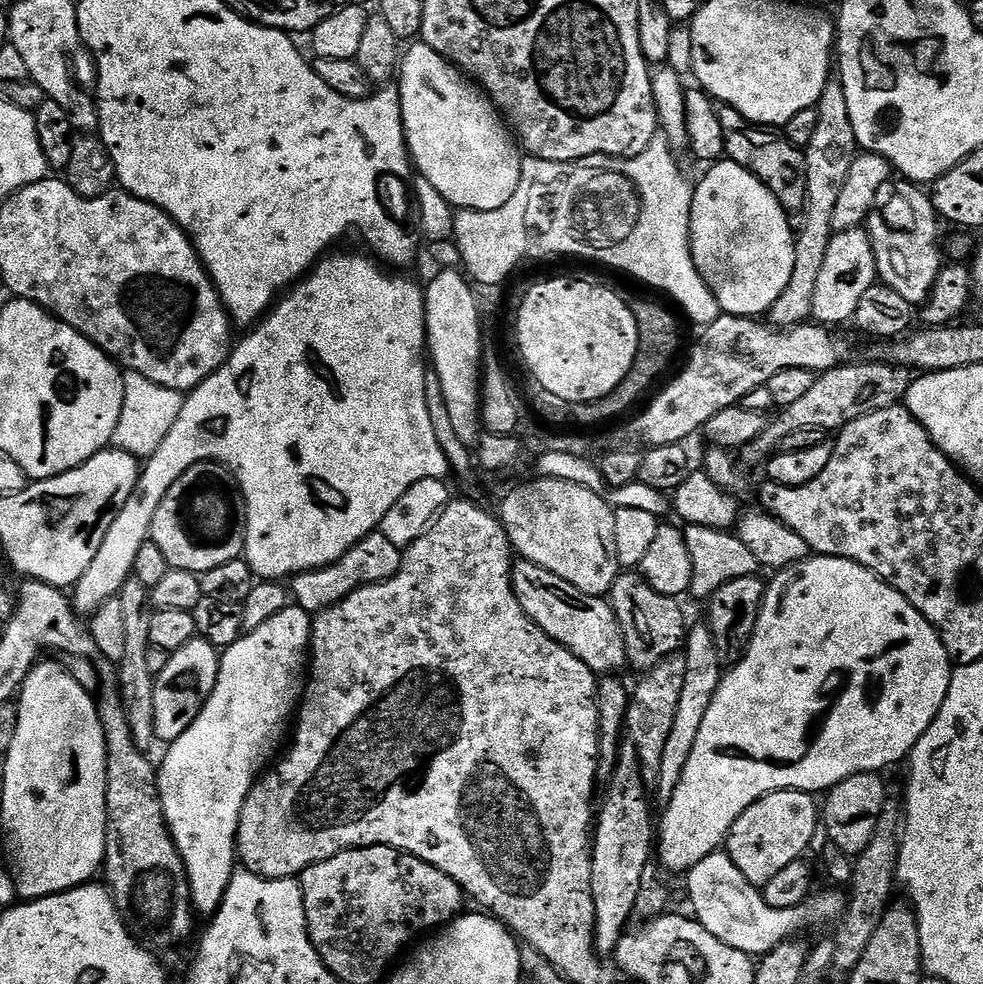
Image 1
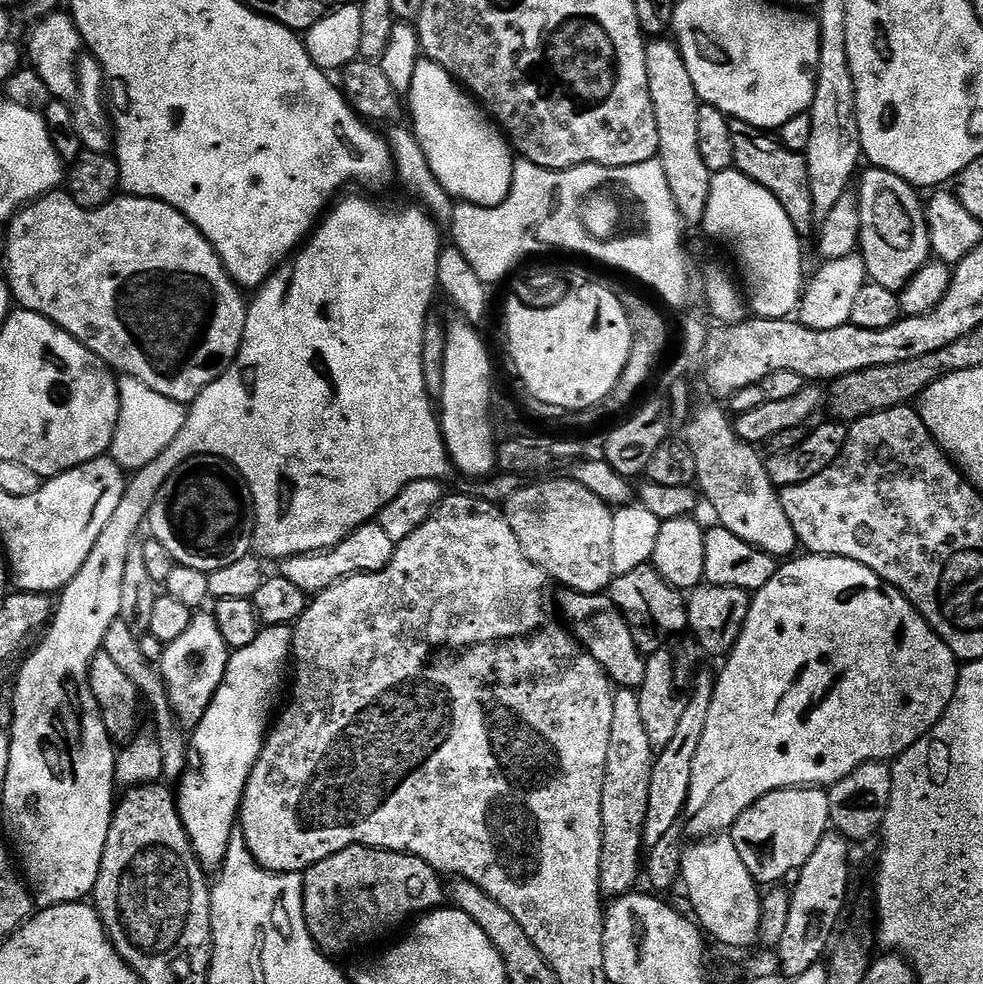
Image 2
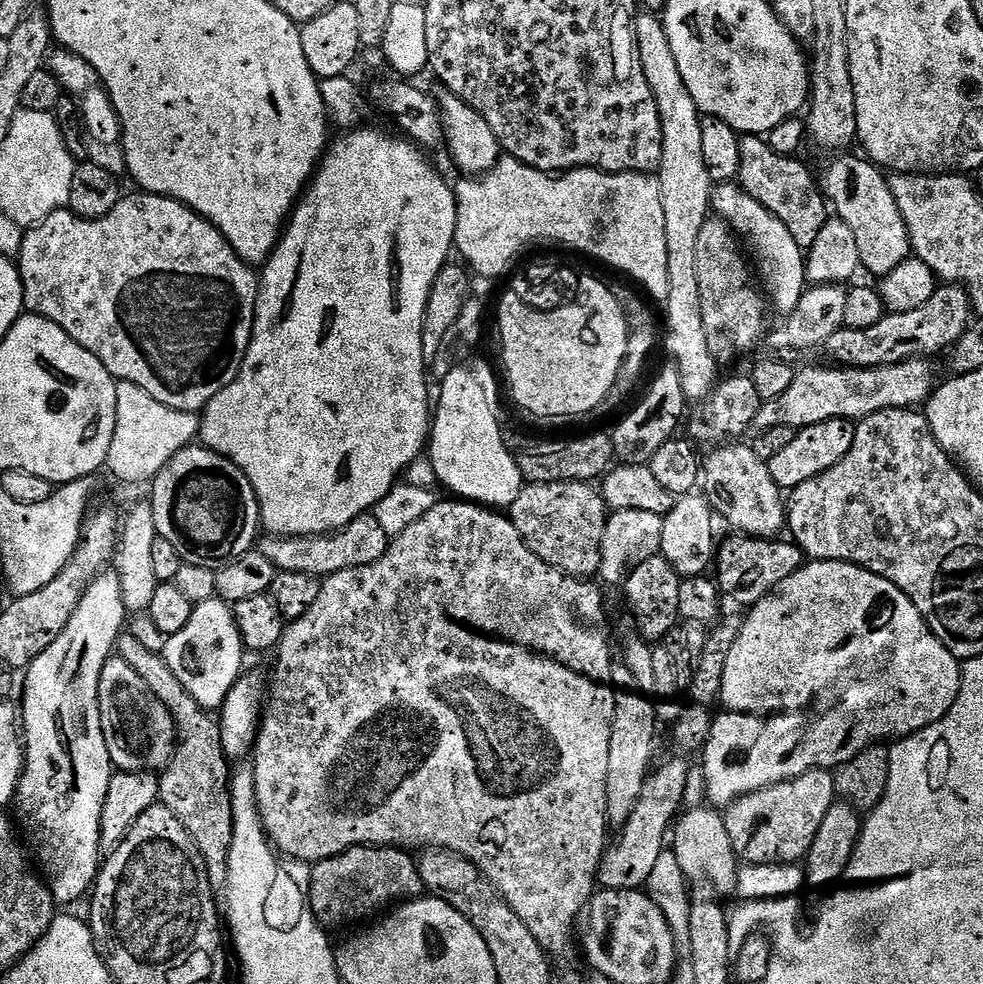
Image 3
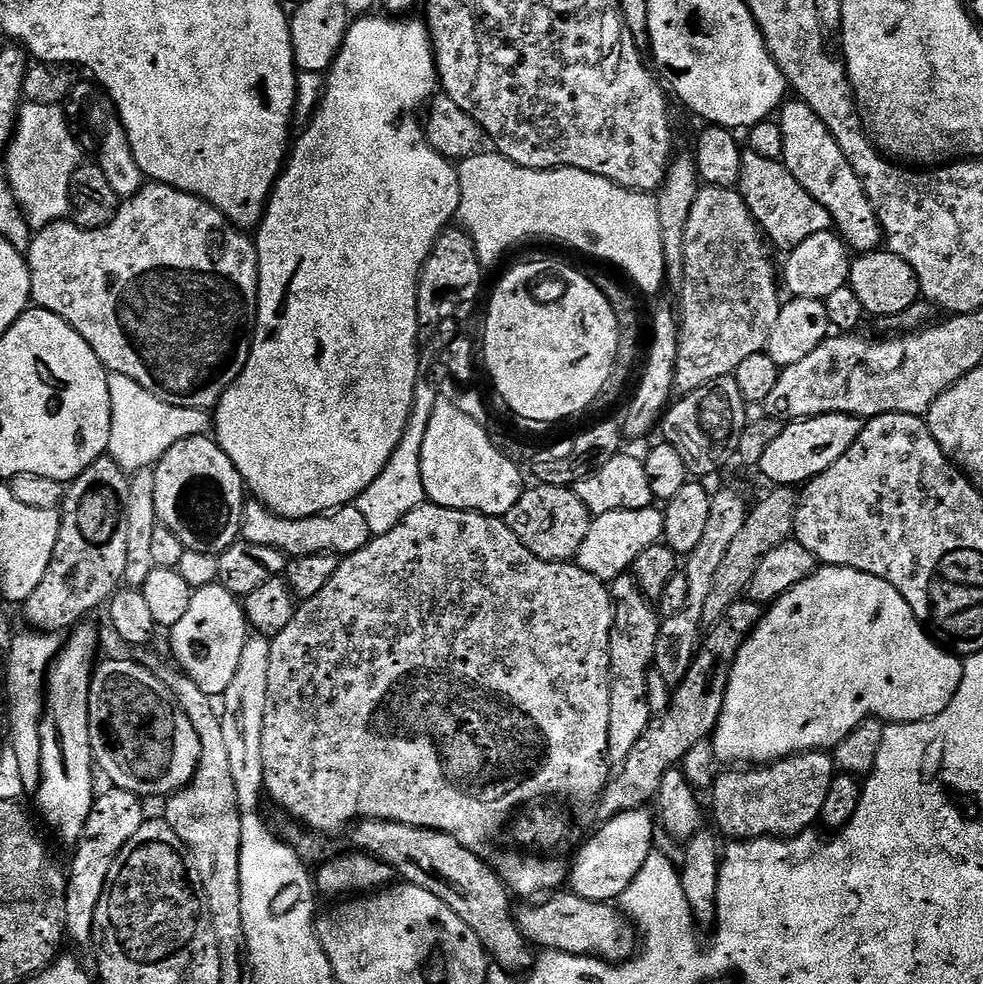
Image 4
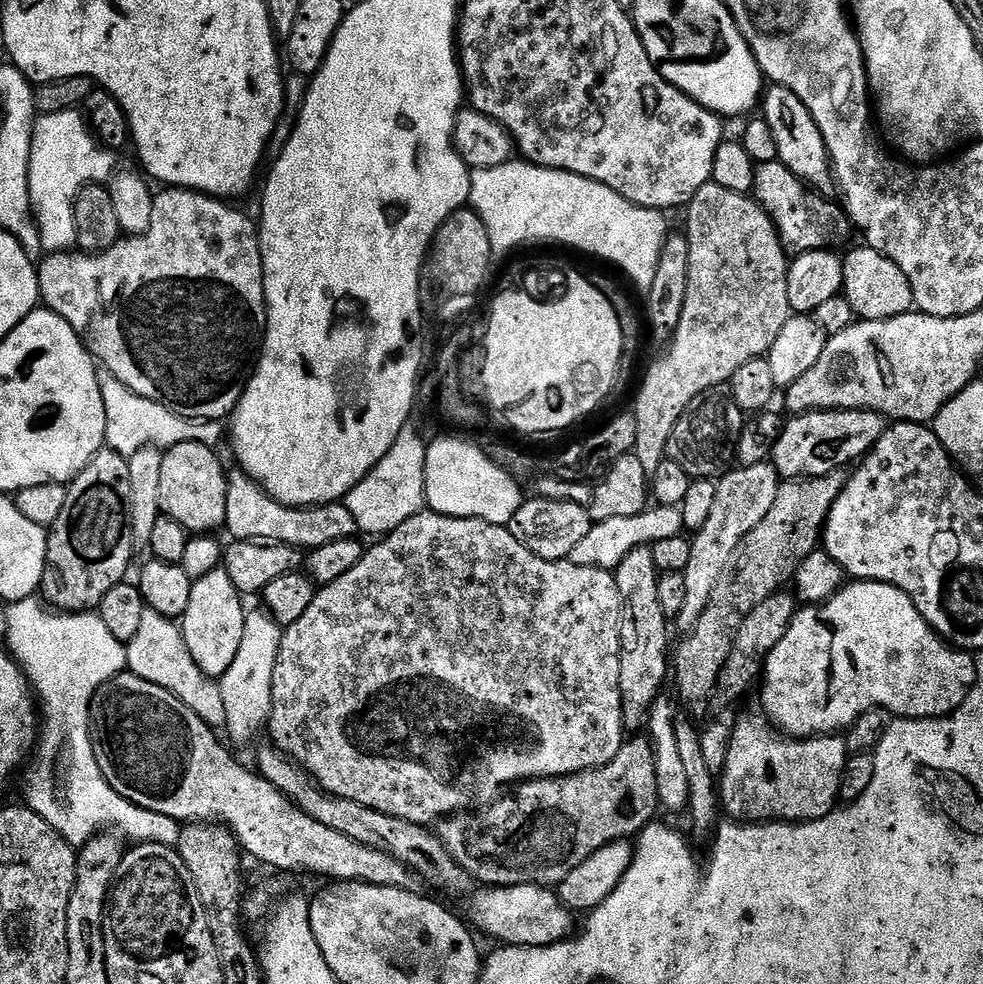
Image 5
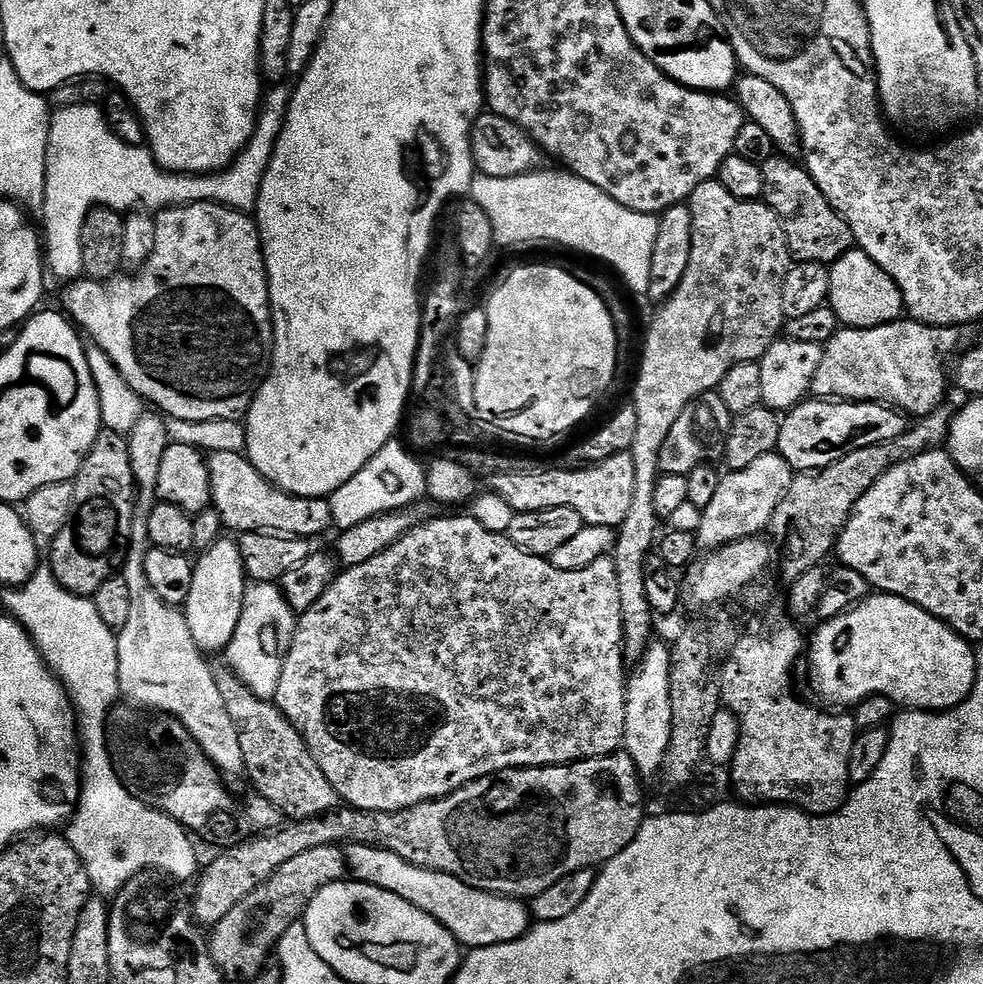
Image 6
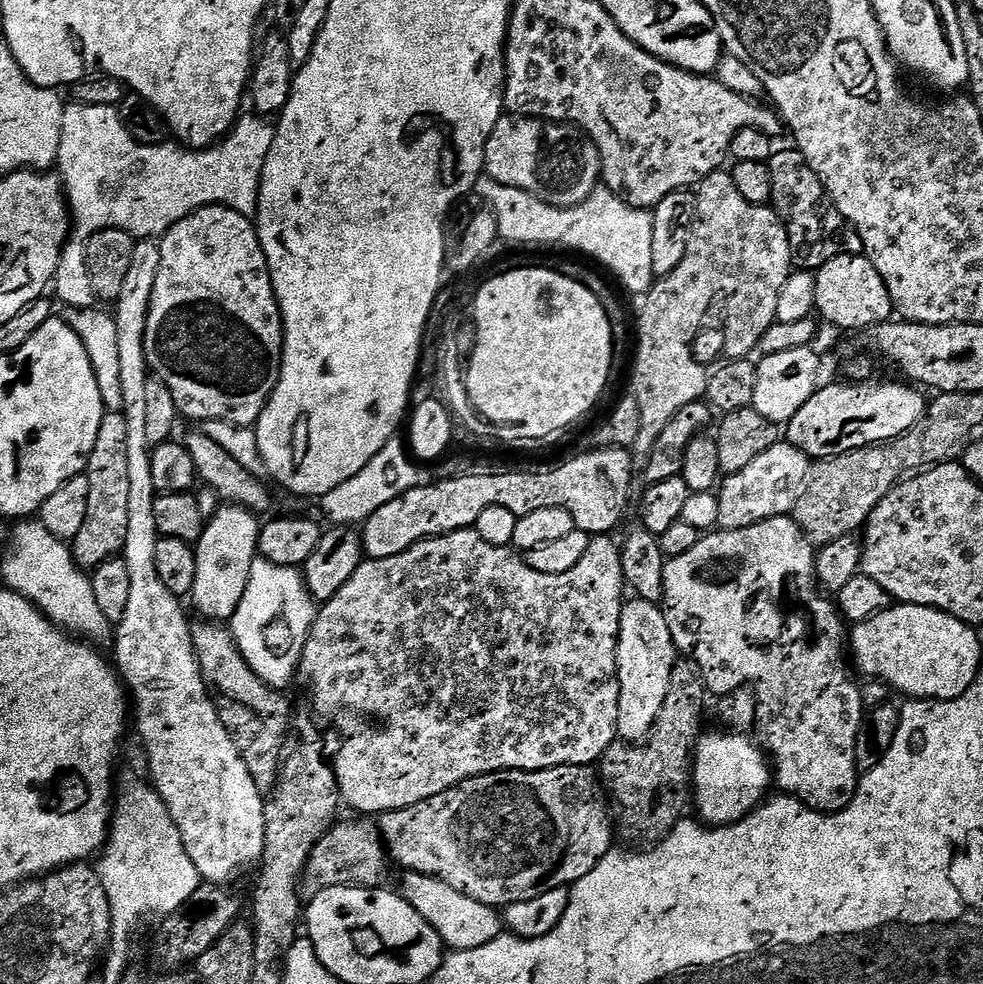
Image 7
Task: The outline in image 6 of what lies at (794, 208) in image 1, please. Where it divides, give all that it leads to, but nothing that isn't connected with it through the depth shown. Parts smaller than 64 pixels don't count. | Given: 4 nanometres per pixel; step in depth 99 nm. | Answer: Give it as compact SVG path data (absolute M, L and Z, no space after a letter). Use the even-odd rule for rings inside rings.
M777 154L771 156L762 167L764 170L763 203L771 206L780 215L780 219L784 221L784 230L789 237L801 236L802 239L808 240L808 248L798 248L798 246L792 248L793 261L801 264L818 262L831 266L836 263L838 258L842 258L846 253L853 251L854 244L850 226L844 221L844 217L836 213L834 206L830 206L830 202L824 197L822 190L818 190L814 178L808 173L808 169L803 163L797 162L795 164L792 158L787 155Z

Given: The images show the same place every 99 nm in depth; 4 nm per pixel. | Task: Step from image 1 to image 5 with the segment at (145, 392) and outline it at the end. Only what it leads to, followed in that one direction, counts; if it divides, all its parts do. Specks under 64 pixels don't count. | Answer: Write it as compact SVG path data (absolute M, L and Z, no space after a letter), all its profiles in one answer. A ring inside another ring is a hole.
M107 372L100 376L100 389L102 390L102 402L106 406L104 439L107 447L118 454L130 457L138 454L138 450L151 447L167 450L173 448L175 444L191 440L204 444L207 448L216 448L223 436L225 439L226 428L221 421L187 420L185 416L171 412L158 402L150 402L150 398L142 398L138 394L134 394L134 390L130 390L122 382L118 382L118 378L114 378L114 374Z

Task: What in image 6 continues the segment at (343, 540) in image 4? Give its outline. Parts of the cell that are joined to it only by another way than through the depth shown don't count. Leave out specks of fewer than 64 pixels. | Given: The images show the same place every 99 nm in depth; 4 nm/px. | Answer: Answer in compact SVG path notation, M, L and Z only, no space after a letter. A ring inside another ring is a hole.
M213 452L207 457L207 462L212 483L211 507L221 516L223 527L228 532L275 532L312 540L333 527L327 499L295 496L282 491L251 464L244 452Z

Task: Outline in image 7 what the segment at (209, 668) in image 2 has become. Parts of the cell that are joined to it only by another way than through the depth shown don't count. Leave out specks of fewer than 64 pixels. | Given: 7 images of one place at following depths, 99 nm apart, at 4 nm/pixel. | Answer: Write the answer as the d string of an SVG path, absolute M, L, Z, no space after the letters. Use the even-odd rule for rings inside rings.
M220 506L212 518L205 523L204 532L200 535L200 539L196 541L194 547L196 549L196 561L198 562L198 574L194 574L194 586L192 587L192 594L190 597L191 603L196 603L196 608L201 612L203 619L208 622L228 622L231 621L232 616L238 610L238 602L242 602L242 594L246 594L246 582L250 582L250 566L252 561L257 559L258 553L256 547L258 546L258 538L260 537L261 521L257 519L253 513L246 508L237 508L235 506Z

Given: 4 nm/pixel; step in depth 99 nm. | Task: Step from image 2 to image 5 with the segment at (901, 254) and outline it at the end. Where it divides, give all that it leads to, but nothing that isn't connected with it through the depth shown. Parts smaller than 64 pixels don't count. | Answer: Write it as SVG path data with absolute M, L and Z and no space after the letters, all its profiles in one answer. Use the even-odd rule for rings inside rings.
M772 84L762 96L762 118L770 126L770 134L774 134L774 146L778 146L778 159L786 165L796 177L809 186L829 183L830 161L818 126L798 97L789 88L780 84Z

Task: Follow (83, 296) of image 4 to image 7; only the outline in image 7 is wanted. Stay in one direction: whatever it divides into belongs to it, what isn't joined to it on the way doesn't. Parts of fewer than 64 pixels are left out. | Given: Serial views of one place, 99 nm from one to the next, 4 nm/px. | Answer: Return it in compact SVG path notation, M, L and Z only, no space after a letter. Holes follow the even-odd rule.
M211 204L194 210L194 214L182 218L182 222L172 224L170 230L159 237L158 243L162 254L162 266L158 266L154 294L150 296L150 310L146 318L146 334L144 335L144 349L149 373L163 382L170 390L170 394L174 394L176 410L181 417L189 416L197 422L221 420L243 428L253 427L259 420L264 407L268 405L268 399L271 398L272 391L280 380L280 367L284 361L284 323L276 301L276 291L270 278L266 254L260 245L255 223L249 217L238 214L238 210L221 204Z

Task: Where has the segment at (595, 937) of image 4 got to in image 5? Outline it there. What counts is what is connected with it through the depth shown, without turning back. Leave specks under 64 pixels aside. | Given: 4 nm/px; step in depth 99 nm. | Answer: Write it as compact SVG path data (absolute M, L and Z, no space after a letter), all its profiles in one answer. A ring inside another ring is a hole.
M523 884L513 888L481 887L473 891L472 905L467 919L473 929L481 928L488 936L500 940L501 945L513 948L541 948L556 944L573 935L573 913L560 903L559 895L551 887L539 884ZM472 919L472 920L471 920ZM476 927L476 928L475 928Z

